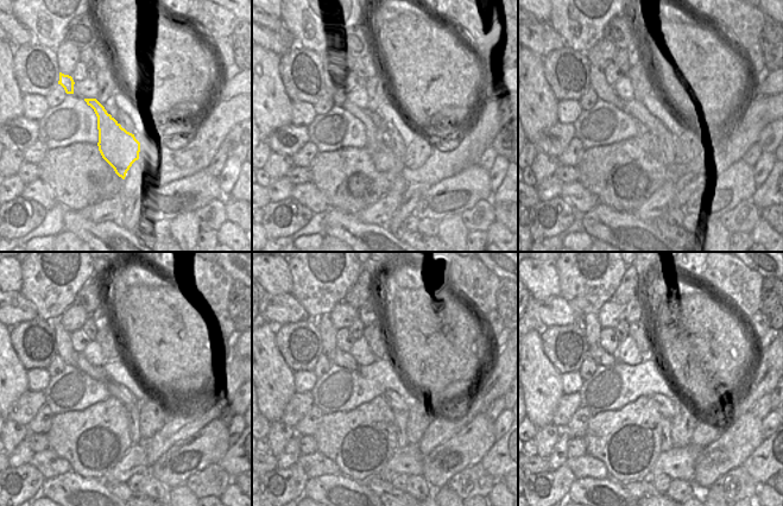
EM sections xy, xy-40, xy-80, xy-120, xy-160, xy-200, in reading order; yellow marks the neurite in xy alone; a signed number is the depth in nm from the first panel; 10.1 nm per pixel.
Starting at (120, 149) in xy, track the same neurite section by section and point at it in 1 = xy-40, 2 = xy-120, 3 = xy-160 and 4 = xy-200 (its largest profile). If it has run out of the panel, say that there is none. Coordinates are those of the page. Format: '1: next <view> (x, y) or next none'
1: next xy-40 (385, 162)
2: next xy-120 (64, 348)
3: next xy-160 (328, 331)
4: next xy-200 (591, 322)

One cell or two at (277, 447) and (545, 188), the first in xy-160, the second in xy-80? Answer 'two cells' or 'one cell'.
two cells

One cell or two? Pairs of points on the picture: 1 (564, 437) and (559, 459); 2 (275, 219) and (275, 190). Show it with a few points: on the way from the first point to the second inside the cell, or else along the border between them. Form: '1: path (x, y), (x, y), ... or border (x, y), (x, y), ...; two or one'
1: path (562, 442), (562, 454); one
2: border (291, 197), (271, 202); two

